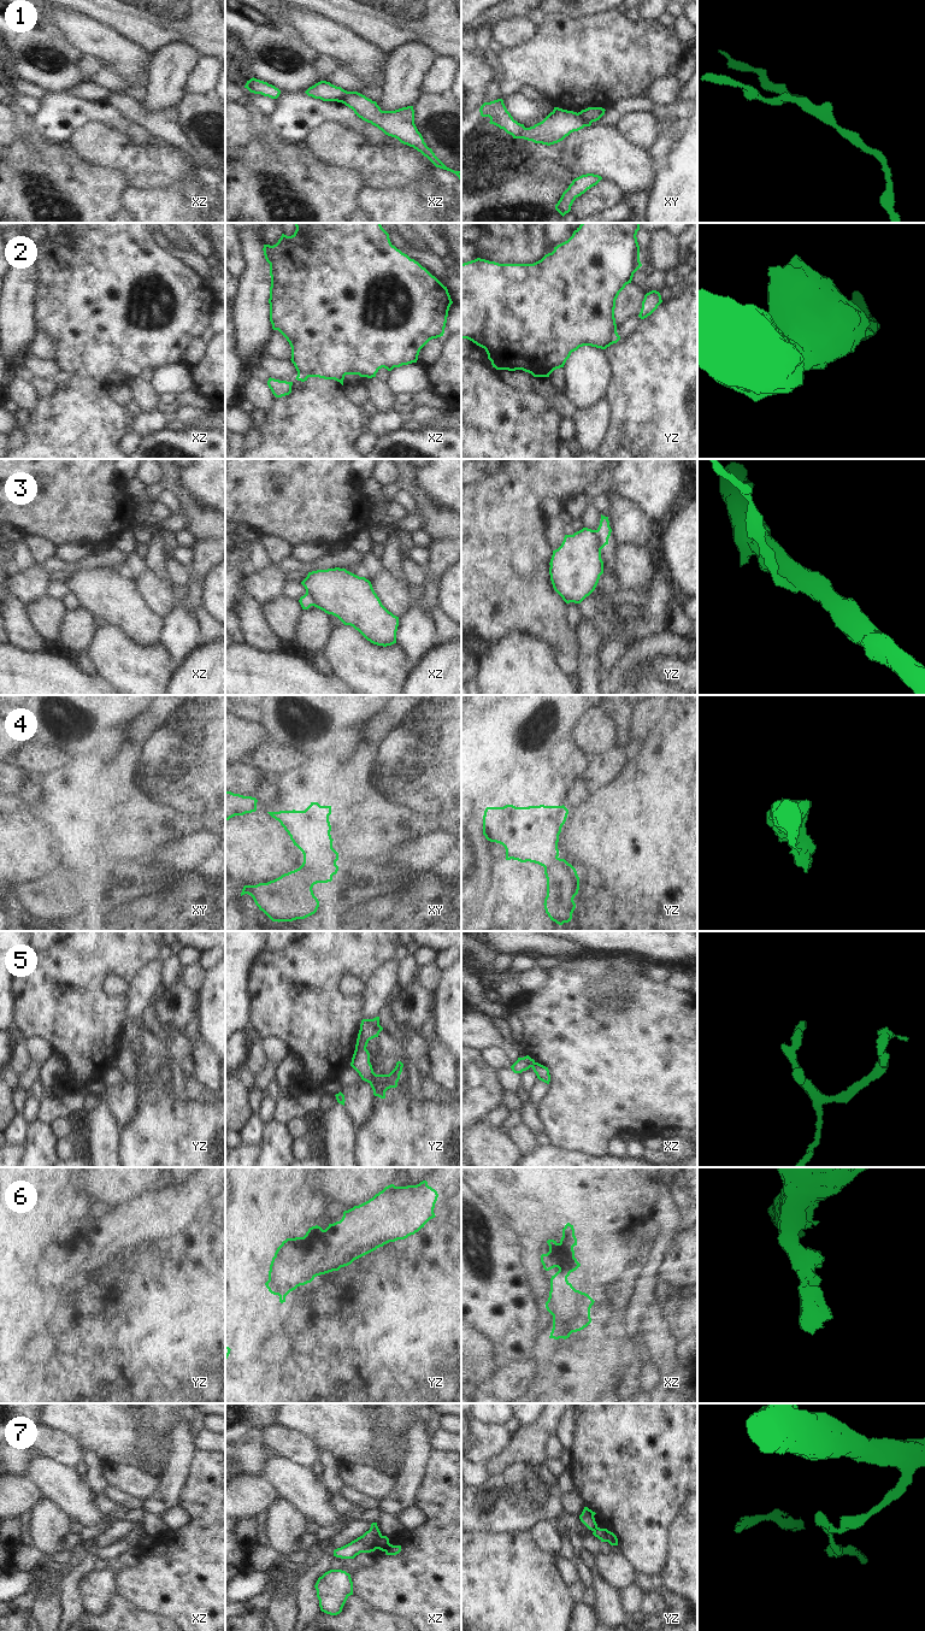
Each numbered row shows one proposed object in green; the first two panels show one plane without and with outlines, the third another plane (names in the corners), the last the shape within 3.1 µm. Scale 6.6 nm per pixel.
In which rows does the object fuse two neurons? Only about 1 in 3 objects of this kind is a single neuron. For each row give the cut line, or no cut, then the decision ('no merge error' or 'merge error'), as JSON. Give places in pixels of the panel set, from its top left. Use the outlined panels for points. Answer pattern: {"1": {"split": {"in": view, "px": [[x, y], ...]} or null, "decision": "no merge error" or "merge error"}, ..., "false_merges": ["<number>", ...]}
{"1": {"split": {"in": "xy", "px": [[577, 113], [583, 121], [590, 123]]}, "decision": "merge error"}, "2": {"split": {"in": "yz", "px": [[616, 331], [610, 343]]}, "decision": "merge error"}, "3": {"split": {"in": "yz", "px": [[595, 530], [597, 535], [607, 540]]}, "decision": "merge error"}, "4": {"split": {"in": "xy", "px": [[331, 847], [331, 854], [322, 863], [304, 863]]}, "decision": "merge error"}, "5": {"split": {"in": "yz", "px": [[355, 1044], [365, 1049]]}, "decision": "merge error"}, "6": {"split": null, "decision": "no merge error"}, "7": {"split": {"in": "xz", "px": [[381, 1535], [375, 1548]]}, "decision": "merge error"}, "false_merges": ["1", "2", "3", "4", "5", "7"]}

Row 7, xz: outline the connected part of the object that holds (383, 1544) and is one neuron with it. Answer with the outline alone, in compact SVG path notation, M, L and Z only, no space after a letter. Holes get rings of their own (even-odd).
M379 1536L376 1549L384 1551L387 1555L396 1555L401 1551L401 1545L393 1545L389 1543L389 1538L387 1536Z

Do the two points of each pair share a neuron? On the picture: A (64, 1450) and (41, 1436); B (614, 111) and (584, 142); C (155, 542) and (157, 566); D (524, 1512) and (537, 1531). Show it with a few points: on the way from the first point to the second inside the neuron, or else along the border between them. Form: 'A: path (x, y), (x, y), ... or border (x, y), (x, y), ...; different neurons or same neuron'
A: path (58, 1446), (47, 1441); same neuron
B: border (591, 123), (614, 127); different neurons
C: path (155, 548), (155, 560); same neuron
D: border (551, 1521), (537, 1521), (529, 1530); different neurons

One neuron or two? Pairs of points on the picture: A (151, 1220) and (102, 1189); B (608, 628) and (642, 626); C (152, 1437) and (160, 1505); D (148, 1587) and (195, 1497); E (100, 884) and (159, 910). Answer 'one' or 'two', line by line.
A: two
B: two
C: two
D: one
E: one

